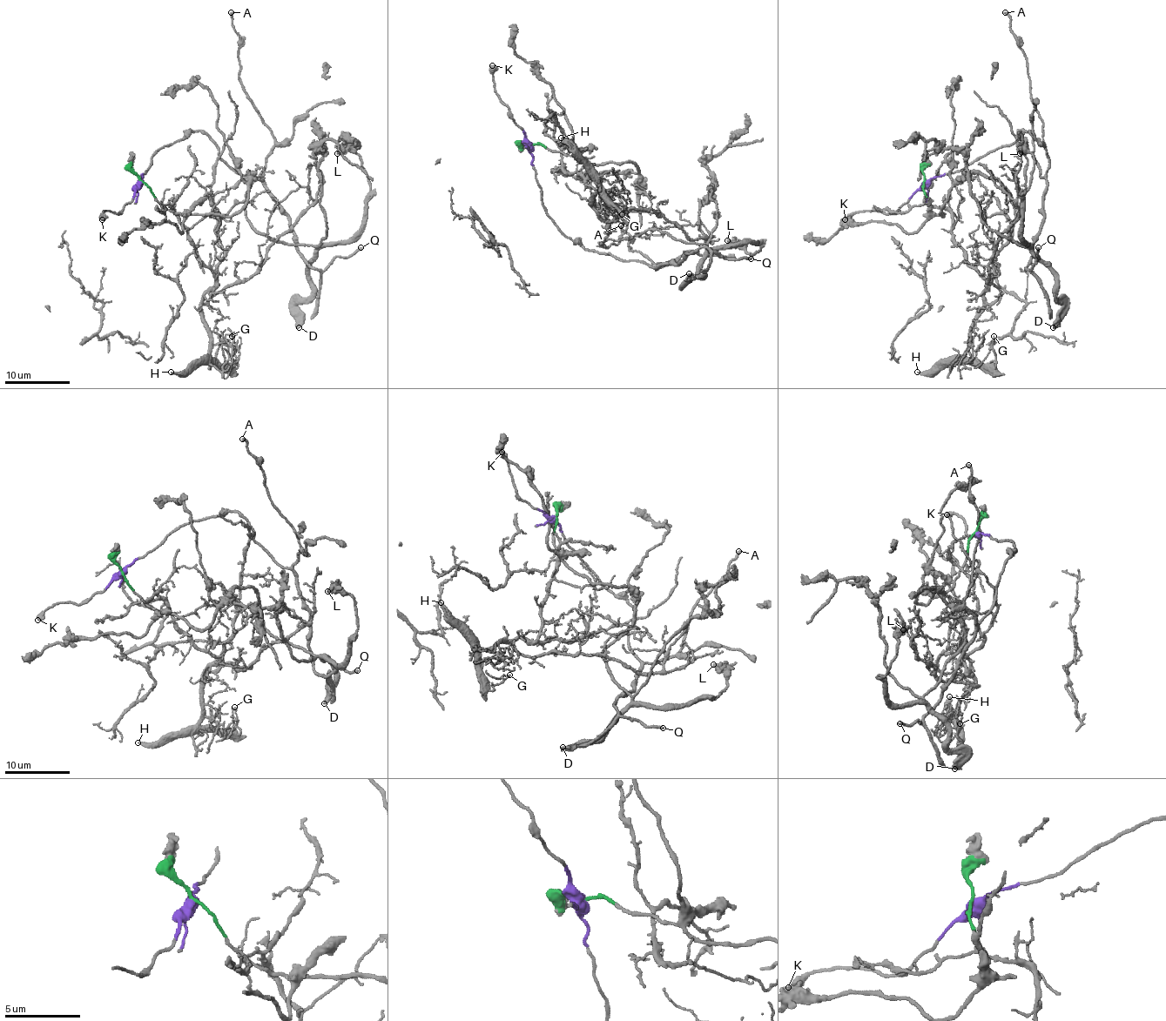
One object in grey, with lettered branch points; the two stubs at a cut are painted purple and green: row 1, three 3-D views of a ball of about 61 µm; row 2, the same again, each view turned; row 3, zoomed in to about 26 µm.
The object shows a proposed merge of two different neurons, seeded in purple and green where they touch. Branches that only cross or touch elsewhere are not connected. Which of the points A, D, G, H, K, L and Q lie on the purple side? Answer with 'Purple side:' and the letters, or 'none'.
Purple side: A, K, Q

